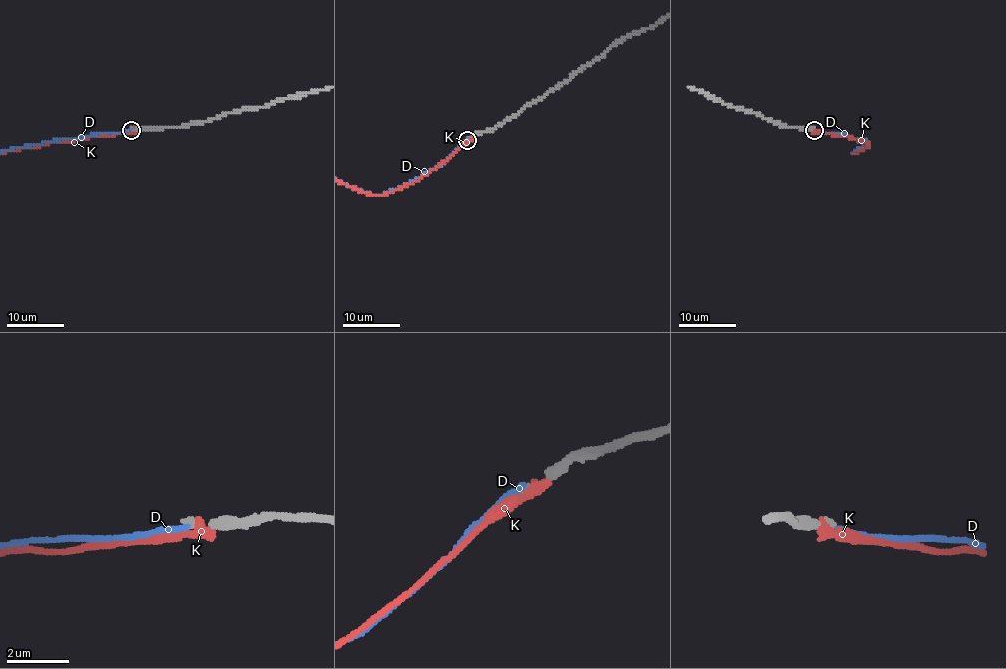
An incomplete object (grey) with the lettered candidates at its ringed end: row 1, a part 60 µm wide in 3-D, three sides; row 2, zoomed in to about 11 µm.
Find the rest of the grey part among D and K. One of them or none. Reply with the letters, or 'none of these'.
none of these

